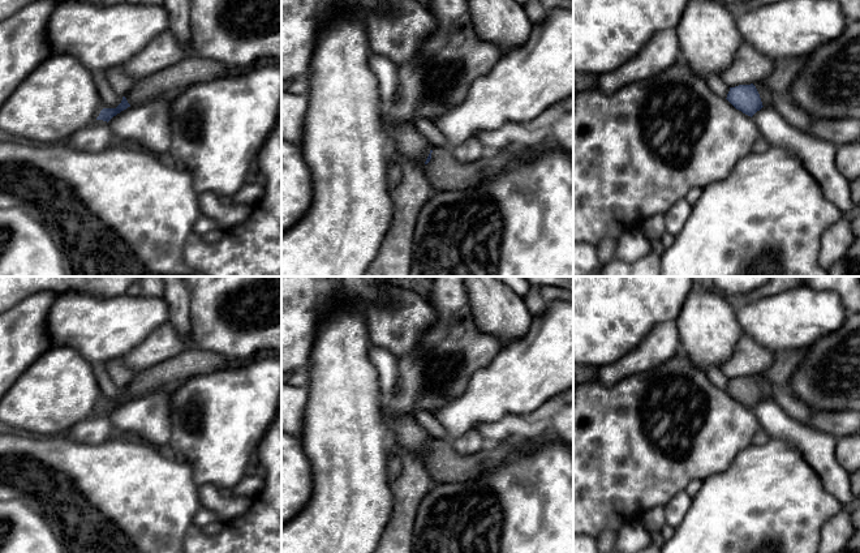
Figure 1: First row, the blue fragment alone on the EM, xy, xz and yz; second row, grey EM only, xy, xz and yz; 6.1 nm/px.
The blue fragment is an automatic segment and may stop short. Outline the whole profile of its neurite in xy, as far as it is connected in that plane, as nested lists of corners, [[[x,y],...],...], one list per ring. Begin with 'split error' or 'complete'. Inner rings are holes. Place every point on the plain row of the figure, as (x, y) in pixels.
split error; [[[194,346],[155,366],[136,373],[133,381],[116,400],[103,400],[96,412],[109,413],[128,399],[139,398],[151,393],[171,394],[188,378],[214,373],[233,366],[233,360],[224,355],[199,350]]]

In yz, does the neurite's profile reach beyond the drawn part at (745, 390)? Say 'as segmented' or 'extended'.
extended

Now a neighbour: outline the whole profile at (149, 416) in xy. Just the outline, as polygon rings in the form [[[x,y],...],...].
[[[151,393],[128,399],[108,413],[115,430],[134,433],[158,449],[168,445],[171,438],[169,394]]]

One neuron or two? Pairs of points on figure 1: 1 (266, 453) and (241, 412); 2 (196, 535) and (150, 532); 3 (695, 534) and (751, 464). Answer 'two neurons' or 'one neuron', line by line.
1: two neurons
2: two neurons
3: one neuron

